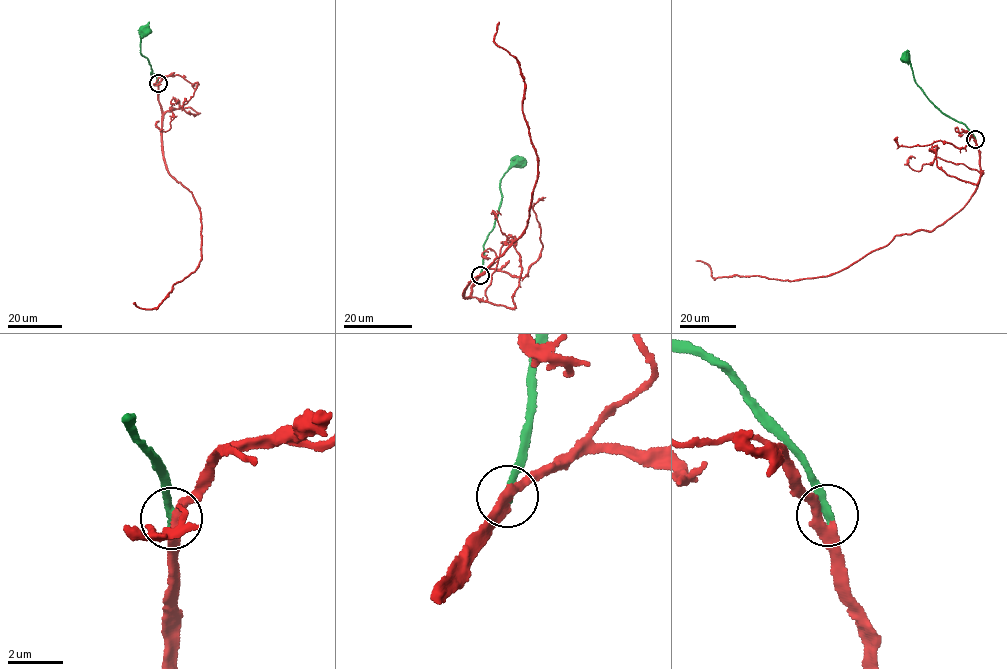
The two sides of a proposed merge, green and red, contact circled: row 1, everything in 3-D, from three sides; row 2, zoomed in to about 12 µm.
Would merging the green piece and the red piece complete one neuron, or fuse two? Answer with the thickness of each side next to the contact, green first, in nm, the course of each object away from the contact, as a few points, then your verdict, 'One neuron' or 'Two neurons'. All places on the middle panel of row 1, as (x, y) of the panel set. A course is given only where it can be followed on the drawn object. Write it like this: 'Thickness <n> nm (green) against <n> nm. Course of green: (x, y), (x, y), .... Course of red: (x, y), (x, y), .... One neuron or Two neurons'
Thickness 260 nm (green) against 320 nm. Course of green: (480, 274), (484, 241), (497, 217), (502, 195), (500, 181), (518, 162). Course of red: (480, 274), (463, 298), (522, 232), (537, 176), (522, 107), (524, 80), (518, 60), (494, 41), (499, 21). One neuron

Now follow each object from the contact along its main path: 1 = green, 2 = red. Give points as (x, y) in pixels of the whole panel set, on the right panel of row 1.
1: (975, 139), (962, 123), (943, 114), (923, 92), (915, 81), (911, 64), (905, 59)
2: (975, 139), (979, 182), (963, 206), (932, 230), (896, 235), (827, 275), (715, 278), (706, 264), (695, 260)

